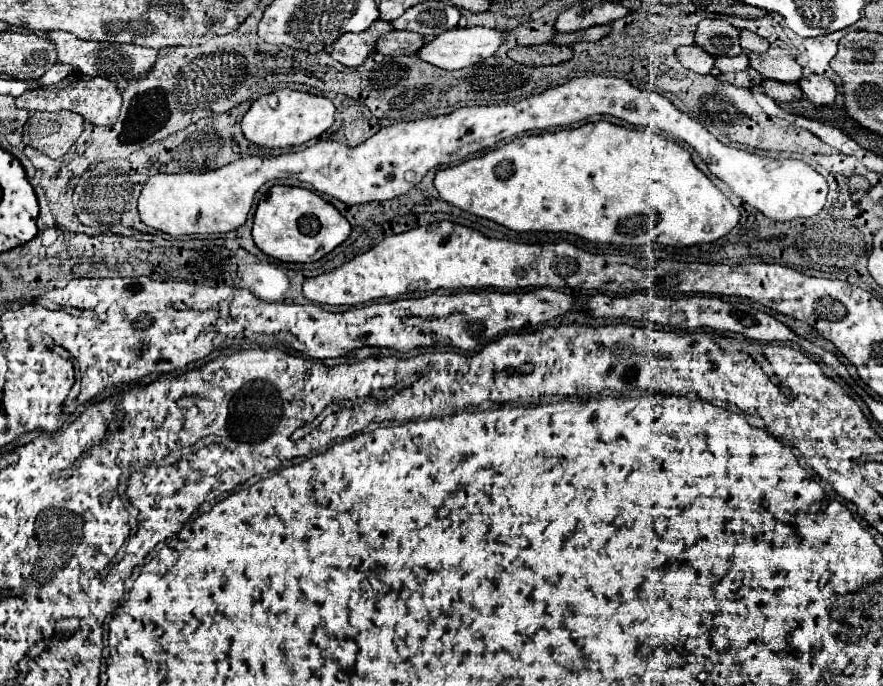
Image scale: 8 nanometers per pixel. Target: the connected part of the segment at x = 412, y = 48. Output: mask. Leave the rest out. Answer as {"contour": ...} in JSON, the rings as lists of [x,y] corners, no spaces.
{"contour":[[[393,31],[383,35],[377,41],[377,51],[383,55],[413,55],[425,45],[423,35],[419,33],[407,33],[407,31]]]}

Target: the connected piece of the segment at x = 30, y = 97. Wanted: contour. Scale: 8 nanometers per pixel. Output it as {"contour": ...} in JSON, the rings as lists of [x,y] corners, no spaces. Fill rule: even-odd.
{"contour":[[[71,73],[63,81],[47,87],[37,87],[31,91],[25,91],[21,97],[15,99],[21,109],[27,111],[59,111],[67,109],[73,113],[79,113],[85,121],[93,125],[113,125],[119,117],[121,109],[121,91],[117,85],[105,77],[87,77],[83,73]]]}

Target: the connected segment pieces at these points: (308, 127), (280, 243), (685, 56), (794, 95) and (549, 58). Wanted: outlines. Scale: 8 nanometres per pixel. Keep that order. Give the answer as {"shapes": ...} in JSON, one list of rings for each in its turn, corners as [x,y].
{"shapes":[[[[279,89],[273,93],[277,99],[277,105],[271,107],[269,95],[259,97],[251,109],[241,119],[241,131],[243,135],[261,147],[289,147],[289,145],[303,145],[321,133],[325,133],[333,125],[333,113],[335,105],[327,97],[309,95],[303,91],[291,91],[291,89]]],[[[273,185],[269,193],[261,197],[253,219],[255,245],[265,255],[285,263],[313,263],[341,245],[349,233],[349,221],[331,203],[303,187]]],[[[697,45],[693,47],[679,47],[677,49],[677,59],[691,71],[695,73],[711,73],[711,69],[715,67],[715,57],[711,57],[707,51],[699,49]]],[[[765,79],[761,83],[761,87],[775,101],[795,101],[795,99],[803,97],[803,91],[801,91],[799,83],[779,83],[779,81]]],[[[531,45],[531,47],[515,47],[509,49],[509,57],[517,63],[539,67],[539,65],[557,65],[563,61],[569,61],[573,57],[573,49],[567,45]]]]}

